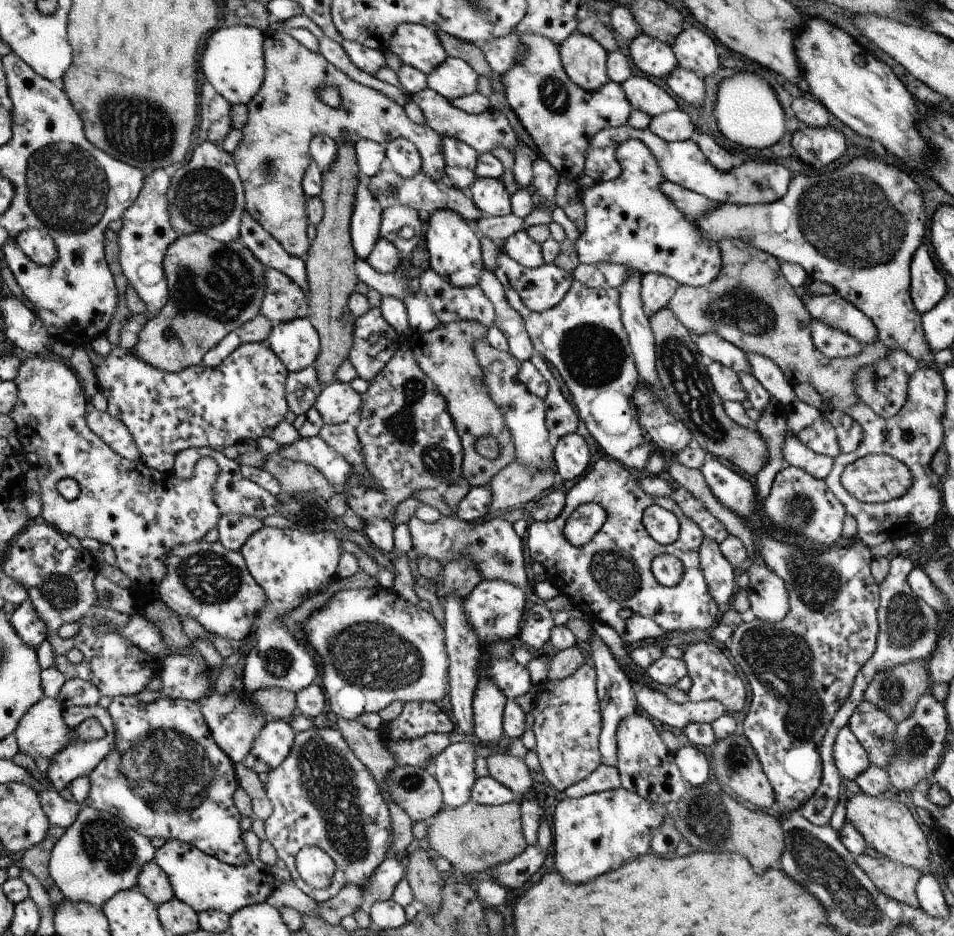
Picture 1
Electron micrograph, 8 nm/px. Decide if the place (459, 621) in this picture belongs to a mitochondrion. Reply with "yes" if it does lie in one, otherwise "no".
no

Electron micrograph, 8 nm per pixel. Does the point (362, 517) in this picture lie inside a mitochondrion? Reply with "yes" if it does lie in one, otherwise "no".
no

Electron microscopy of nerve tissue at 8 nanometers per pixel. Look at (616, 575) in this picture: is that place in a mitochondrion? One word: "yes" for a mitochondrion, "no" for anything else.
yes

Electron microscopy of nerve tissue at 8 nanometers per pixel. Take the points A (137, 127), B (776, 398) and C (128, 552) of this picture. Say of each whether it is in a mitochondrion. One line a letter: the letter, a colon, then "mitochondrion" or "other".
A: mitochondrion
B: other
C: other

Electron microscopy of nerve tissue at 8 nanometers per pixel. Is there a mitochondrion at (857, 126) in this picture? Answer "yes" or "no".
no

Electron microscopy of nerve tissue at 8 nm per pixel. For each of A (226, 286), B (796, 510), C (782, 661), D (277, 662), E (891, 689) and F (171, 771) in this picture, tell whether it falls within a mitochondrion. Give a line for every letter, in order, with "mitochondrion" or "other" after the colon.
A: mitochondrion
B: mitochondrion
C: mitochondrion
D: mitochondrion
E: mitochondrion
F: mitochondrion

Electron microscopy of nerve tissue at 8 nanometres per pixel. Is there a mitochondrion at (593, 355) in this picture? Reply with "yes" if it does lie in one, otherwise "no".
yes

